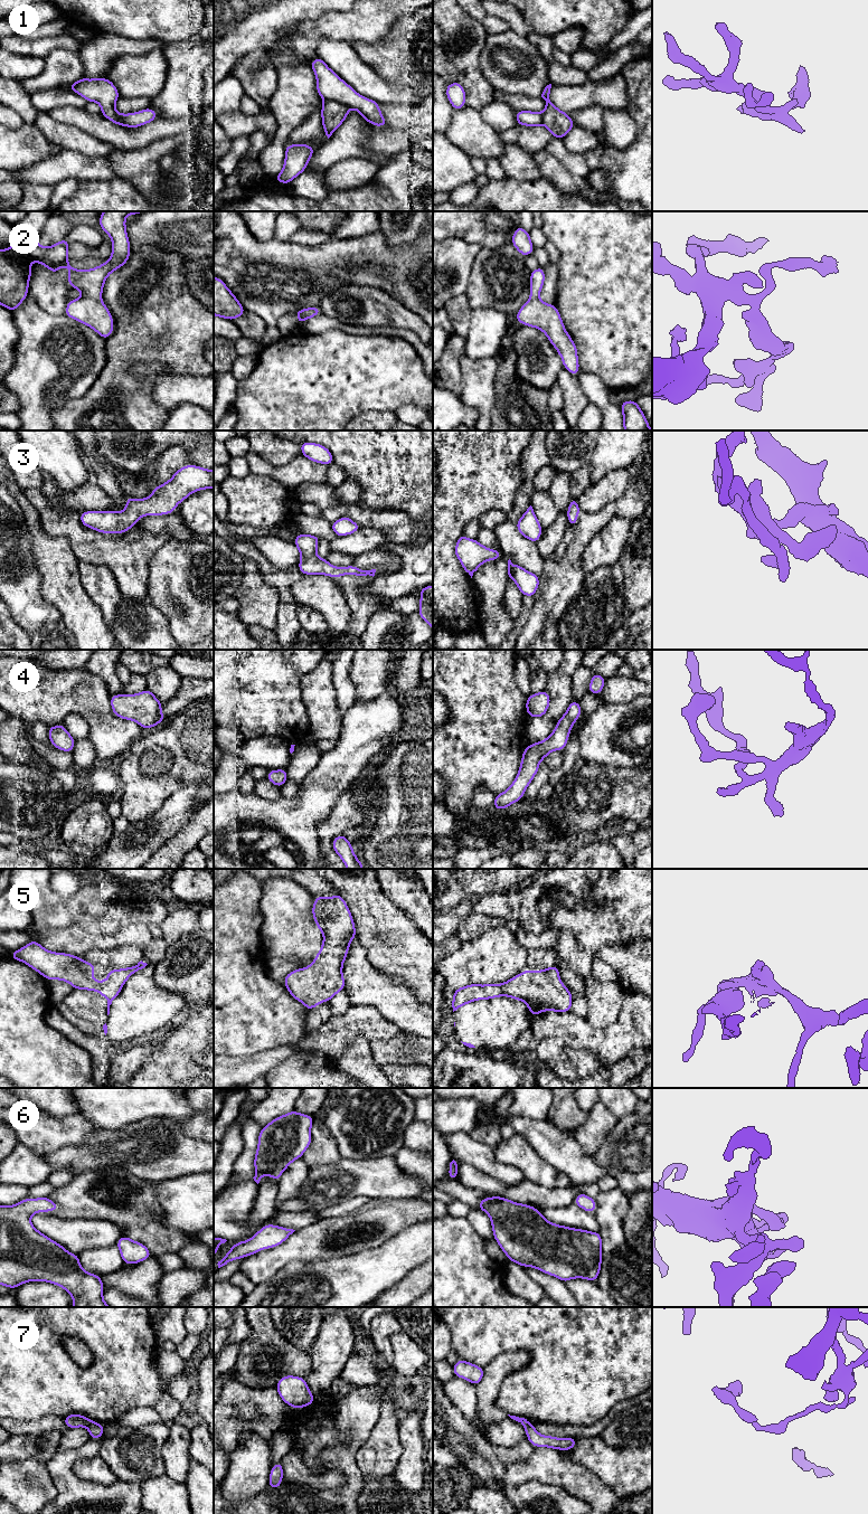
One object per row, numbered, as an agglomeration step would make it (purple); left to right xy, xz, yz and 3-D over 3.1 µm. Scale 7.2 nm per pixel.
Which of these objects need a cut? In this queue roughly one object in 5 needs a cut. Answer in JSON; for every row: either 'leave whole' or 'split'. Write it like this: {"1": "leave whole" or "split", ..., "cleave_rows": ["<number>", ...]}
{"1": "leave whole", "2": "leave whole", "3": "leave whole", "4": "leave whole", "5": "leave whole", "6": "leave whole", "7": "leave whole", "cleave_rows": []}

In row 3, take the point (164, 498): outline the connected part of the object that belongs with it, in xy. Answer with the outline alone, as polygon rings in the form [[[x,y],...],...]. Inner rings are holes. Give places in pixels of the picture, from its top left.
[[[185,465],[168,482],[153,489],[150,496],[145,499],[128,496],[122,512],[84,511],[79,514],[79,519],[83,526],[101,533],[125,533],[143,515],[171,514],[191,493],[205,489],[214,489],[214,470]]]

